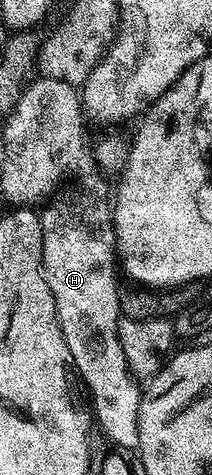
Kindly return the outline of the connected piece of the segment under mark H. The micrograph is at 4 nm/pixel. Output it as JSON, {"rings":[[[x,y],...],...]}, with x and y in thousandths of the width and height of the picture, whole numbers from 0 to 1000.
{"rings":[[[472,366],[373,373],[354,381],[363,387],[325,385],[226,432],[250,429],[189,446],[198,560],[208,583],[236,602],[236,619],[255,619],[274,678],[292,686],[311,728],[340,747],[344,777],[363,783],[373,798],[382,792],[434,834],[448,891],[458,884],[476,905],[552,945],[623,952],[651,943],[646,884],[675,827],[665,811],[651,813],[646,794],[608,777],[604,756],[575,737],[575,720],[557,720],[557,686],[575,667],[566,661],[571,600],[547,598],[547,573],[557,581],[547,476],[528,469],[533,432],[519,427],[519,387],[509,396],[486,375],[495,377]]]}

